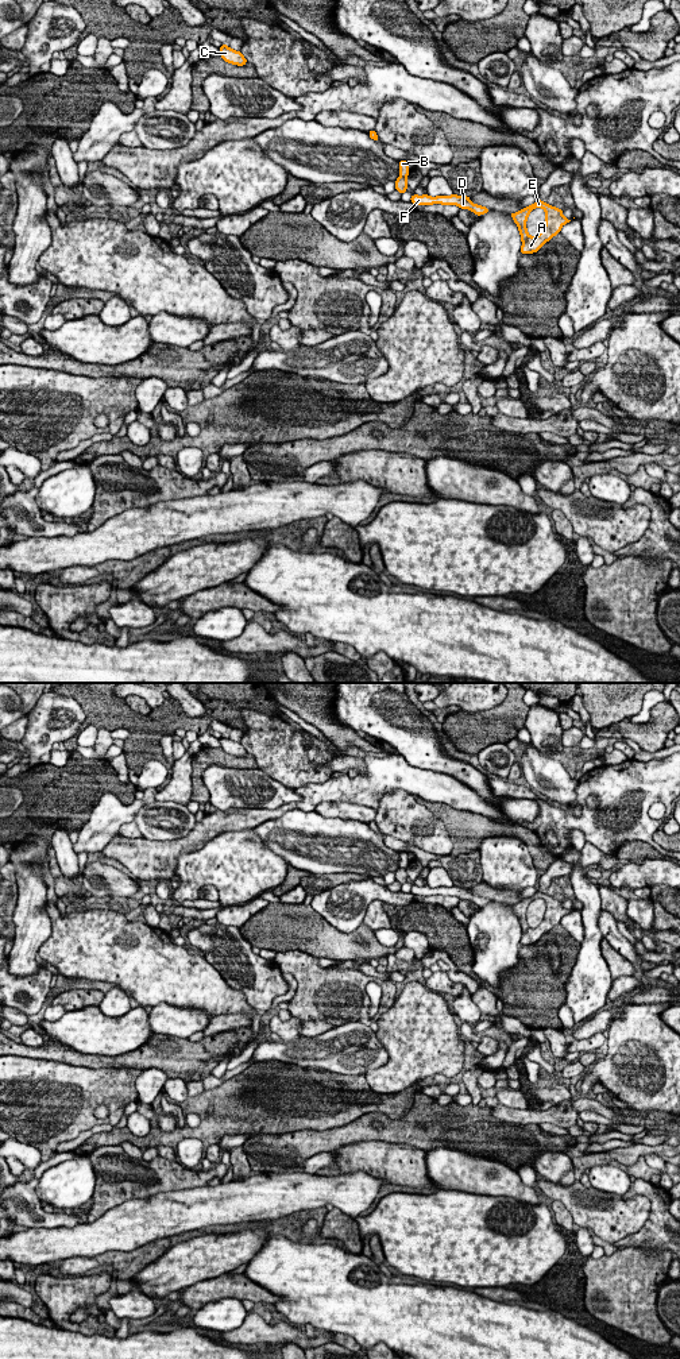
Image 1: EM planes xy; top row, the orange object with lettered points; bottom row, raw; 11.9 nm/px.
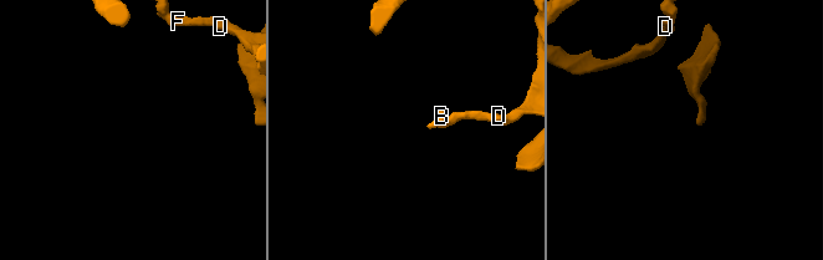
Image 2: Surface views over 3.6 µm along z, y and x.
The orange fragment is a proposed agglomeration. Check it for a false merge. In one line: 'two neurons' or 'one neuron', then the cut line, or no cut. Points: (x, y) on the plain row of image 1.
two neurons; cut xy (400, 867), (405, 868)

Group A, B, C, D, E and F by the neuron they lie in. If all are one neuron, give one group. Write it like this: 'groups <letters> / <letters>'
groups A D E F / B C

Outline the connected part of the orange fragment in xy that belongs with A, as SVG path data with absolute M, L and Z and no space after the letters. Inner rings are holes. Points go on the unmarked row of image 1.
M541 891L536 892L530 897L526 897L525 900L521 900L517 904L510 904L510 907L518 916L521 924L521 931L522 931L521 945L537 943L544 934L550 931L555 926L560 924L560 920L564 915L571 912L563 907L561 900L548 896ZM534 899L542 899L546 904L545 918L536 928L530 927L526 920L528 907Z

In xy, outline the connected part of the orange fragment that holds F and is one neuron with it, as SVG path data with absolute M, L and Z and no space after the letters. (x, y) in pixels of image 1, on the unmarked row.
M413 885L410 892L414 896L432 896L432 895L457 896L461 900L472 902L478 907L484 906L490 902L486 897L472 895L470 888L467 888L467 887L456 887L456 885L437 887L437 888L430 888L428 885L424 885L424 887Z

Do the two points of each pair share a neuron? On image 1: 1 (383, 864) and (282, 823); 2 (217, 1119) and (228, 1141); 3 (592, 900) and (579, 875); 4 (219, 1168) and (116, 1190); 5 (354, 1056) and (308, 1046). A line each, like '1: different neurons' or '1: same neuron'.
1: same neuron
2: different neurons
3: same neuron
4: same neuron
5: same neuron

